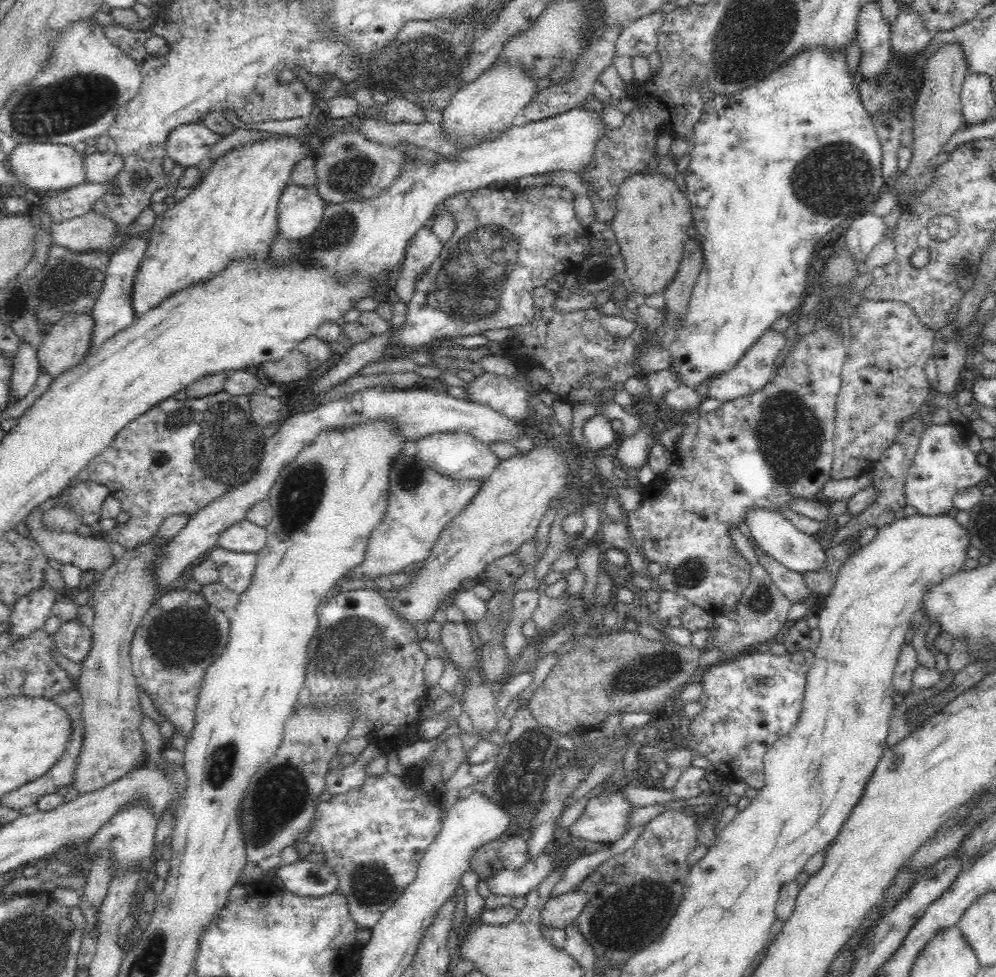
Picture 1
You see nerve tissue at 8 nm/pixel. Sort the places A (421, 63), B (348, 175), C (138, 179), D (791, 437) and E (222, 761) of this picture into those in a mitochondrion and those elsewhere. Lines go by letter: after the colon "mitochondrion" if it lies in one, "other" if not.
A: mitochondrion
B: mitochondrion
C: other
D: mitochondrion
E: mitochondrion

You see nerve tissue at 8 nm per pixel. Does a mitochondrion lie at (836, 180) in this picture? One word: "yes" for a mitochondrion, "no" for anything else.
yes

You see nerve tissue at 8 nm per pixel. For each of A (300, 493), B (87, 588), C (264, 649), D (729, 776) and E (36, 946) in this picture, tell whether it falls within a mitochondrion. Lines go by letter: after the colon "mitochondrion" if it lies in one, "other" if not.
A: mitochondrion
B: other
C: other
D: other
E: mitochondrion

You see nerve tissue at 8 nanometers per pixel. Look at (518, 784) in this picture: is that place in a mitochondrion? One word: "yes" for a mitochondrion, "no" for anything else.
yes

